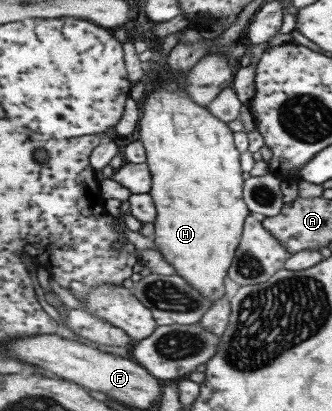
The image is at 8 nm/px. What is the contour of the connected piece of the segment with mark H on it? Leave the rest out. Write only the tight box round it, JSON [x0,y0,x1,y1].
[136,86,251,303]

